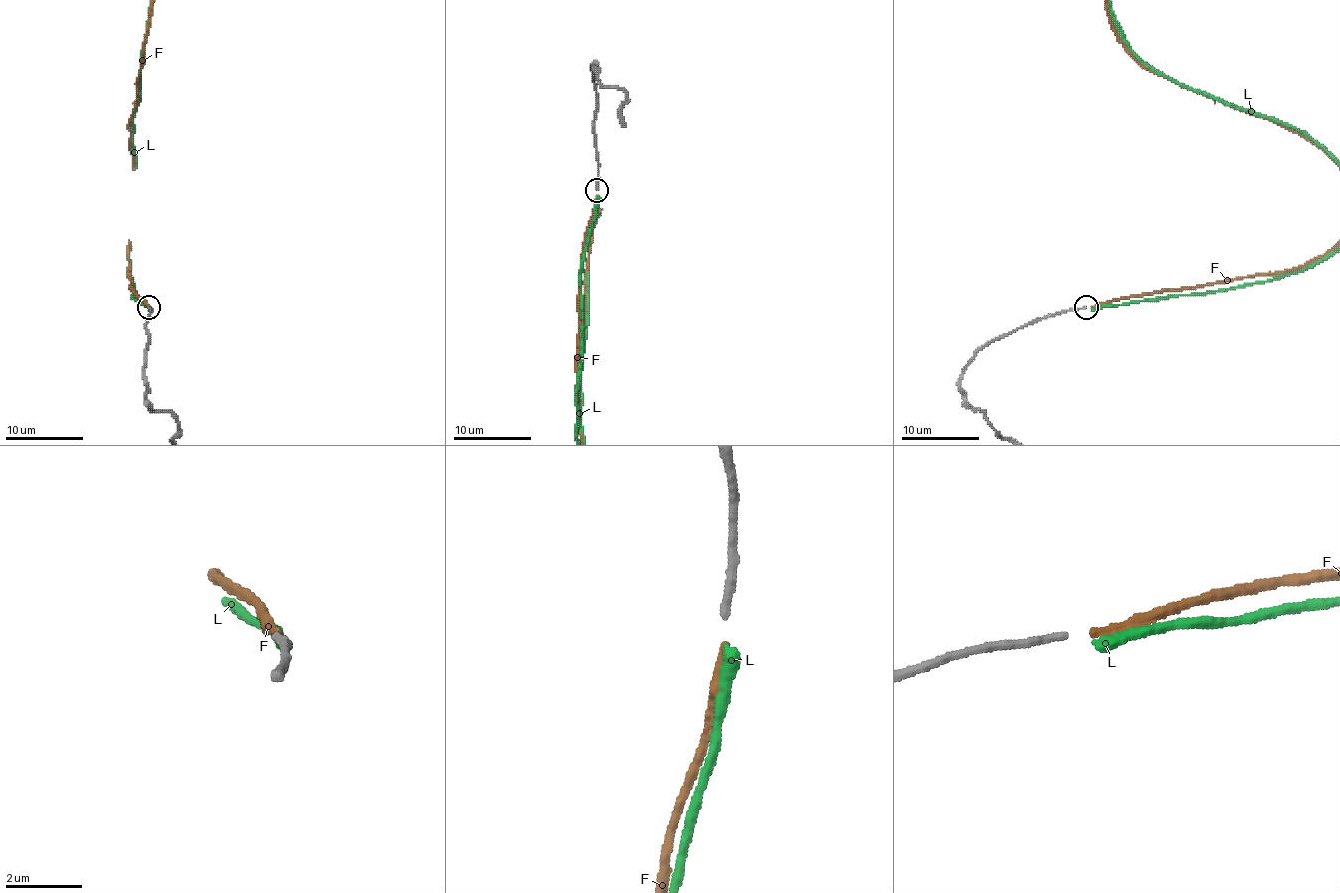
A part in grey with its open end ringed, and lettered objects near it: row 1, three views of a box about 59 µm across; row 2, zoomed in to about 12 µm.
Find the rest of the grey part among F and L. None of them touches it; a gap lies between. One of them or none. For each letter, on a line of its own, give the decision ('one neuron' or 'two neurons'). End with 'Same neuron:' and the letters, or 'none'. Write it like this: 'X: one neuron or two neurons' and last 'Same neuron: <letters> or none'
F: one neuron
L: two neurons
Same neuron: F

